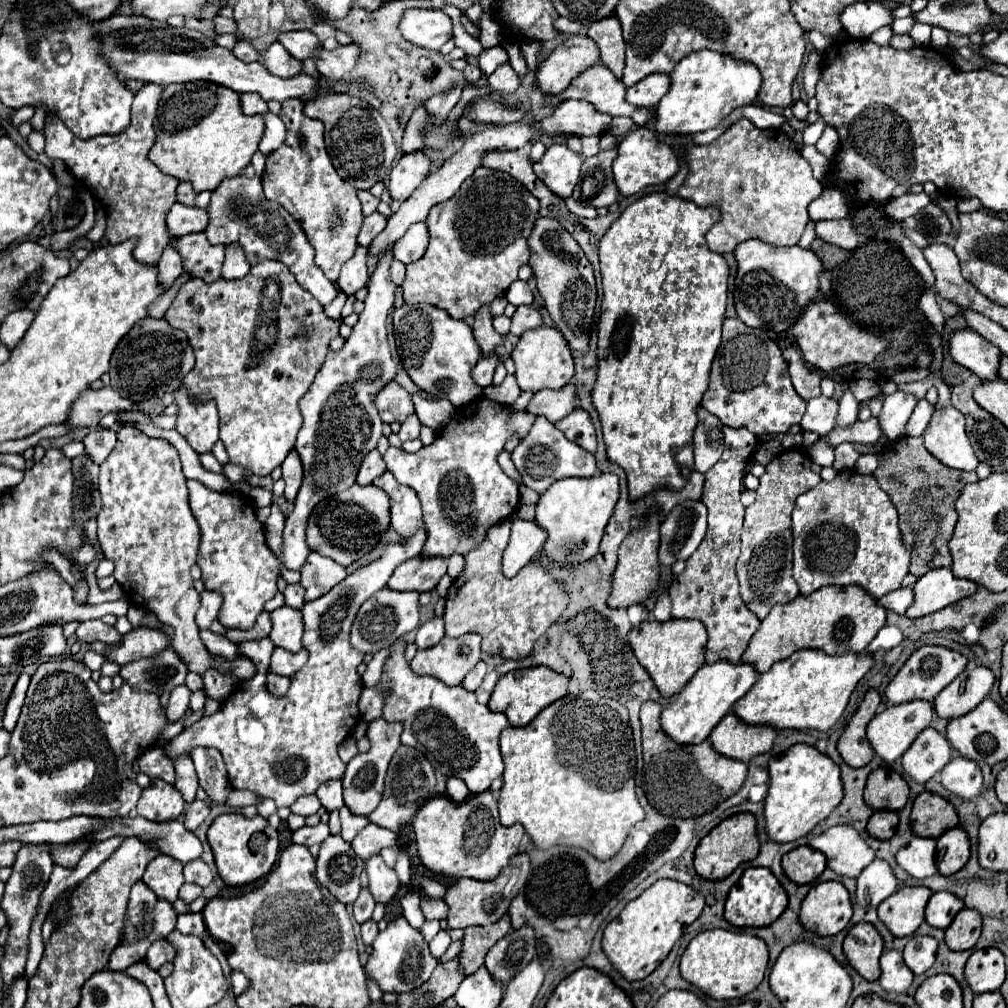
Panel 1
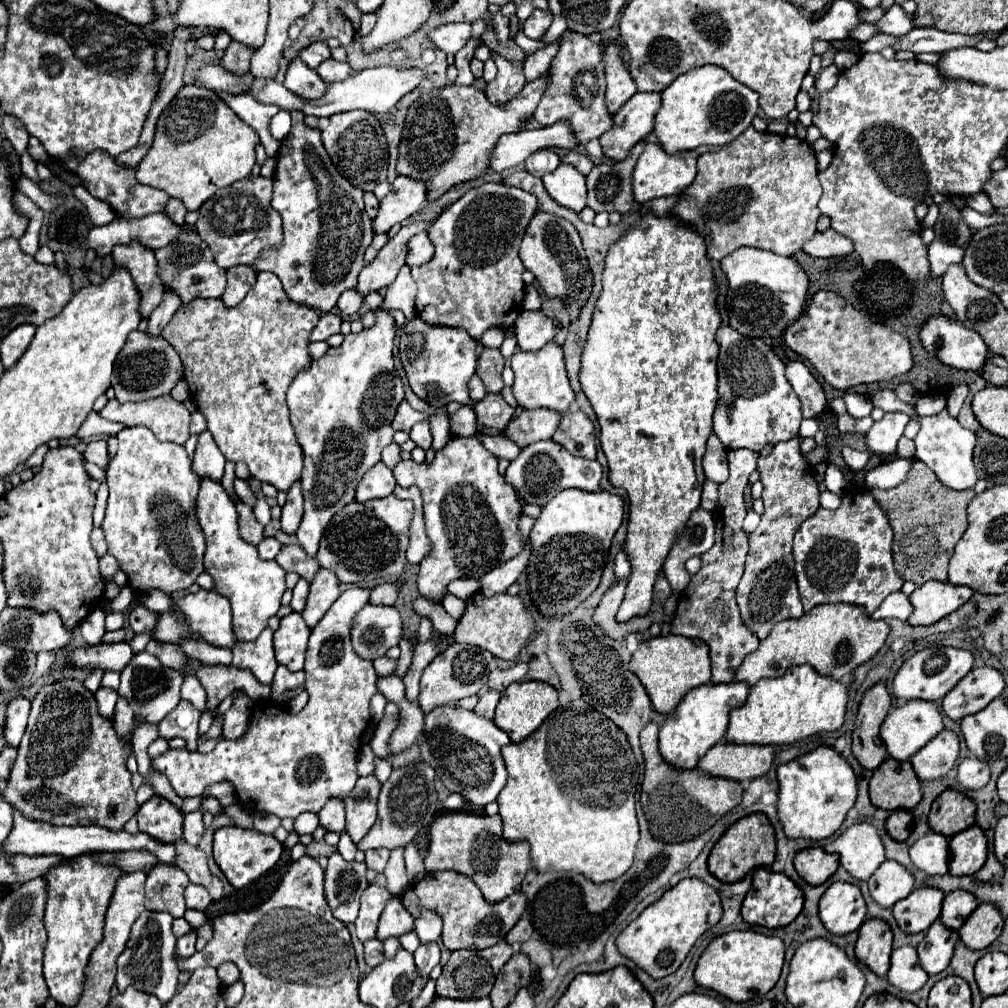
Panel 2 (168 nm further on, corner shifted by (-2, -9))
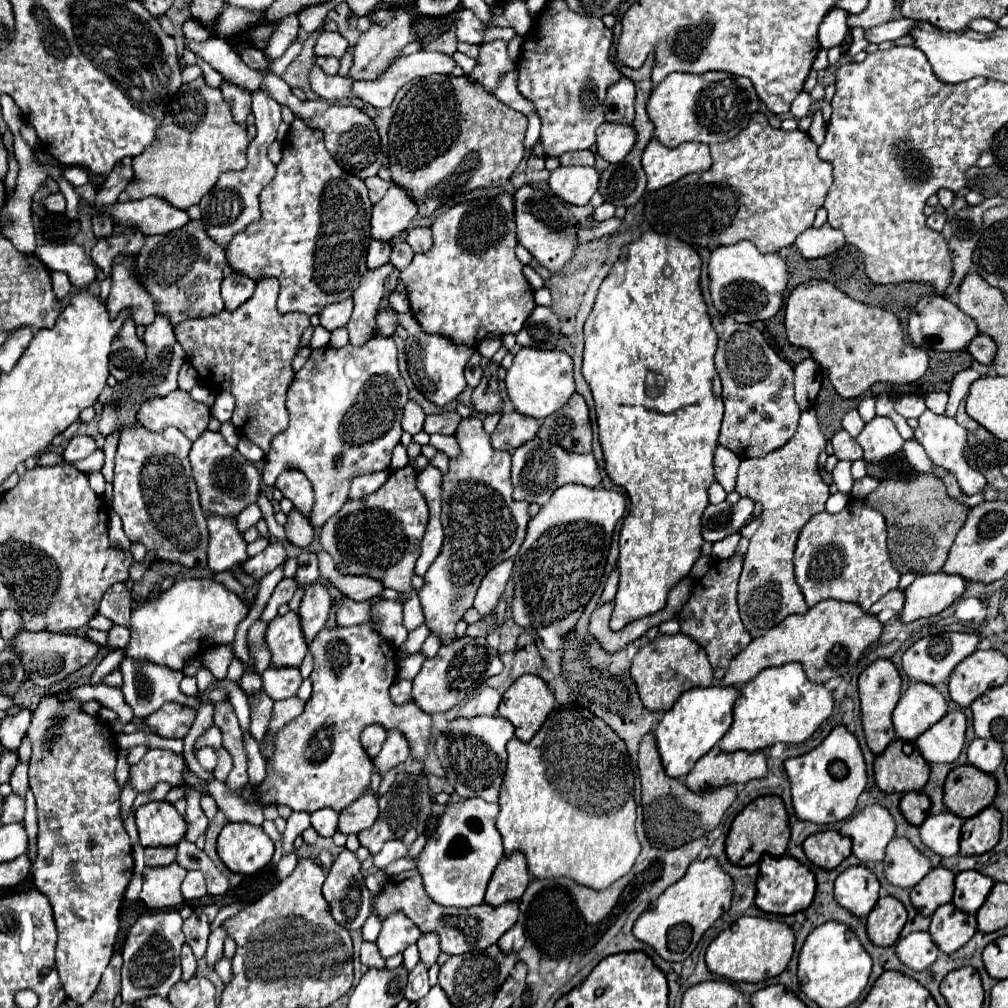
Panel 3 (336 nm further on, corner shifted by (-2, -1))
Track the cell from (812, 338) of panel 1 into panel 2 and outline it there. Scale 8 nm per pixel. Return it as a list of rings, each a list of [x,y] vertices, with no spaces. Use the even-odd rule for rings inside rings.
[[[820,290],[812,296],[802,316],[786,328],[784,340],[796,354],[810,360],[824,380],[838,390],[868,382],[890,382],[914,366],[906,336],[872,320],[842,296],[828,290]]]

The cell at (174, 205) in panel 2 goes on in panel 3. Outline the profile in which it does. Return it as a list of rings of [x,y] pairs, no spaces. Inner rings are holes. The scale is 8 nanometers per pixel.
[[[150,196],[136,202],[116,202],[108,212],[114,218],[114,224],[136,226],[144,234],[166,234],[174,228],[182,228],[188,222],[184,210],[174,208],[170,202],[158,196]]]

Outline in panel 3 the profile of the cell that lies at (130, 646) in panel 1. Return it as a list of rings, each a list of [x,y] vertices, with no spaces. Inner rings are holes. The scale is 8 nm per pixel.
[[[22,632],[18,640],[12,640],[14,648],[18,648],[26,674],[36,686],[52,686],[64,680],[68,674],[76,672],[78,668],[92,662],[92,658],[98,654],[100,646],[88,638],[70,636],[70,634],[50,634],[50,632]]]

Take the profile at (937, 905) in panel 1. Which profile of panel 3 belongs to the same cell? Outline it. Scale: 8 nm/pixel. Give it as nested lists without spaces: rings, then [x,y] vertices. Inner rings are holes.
[[[966,870],[956,874],[954,888],[956,890],[954,890],[952,904],[966,914],[976,914],[976,910],[984,904],[992,888],[992,880],[988,876],[982,876],[980,872]]]

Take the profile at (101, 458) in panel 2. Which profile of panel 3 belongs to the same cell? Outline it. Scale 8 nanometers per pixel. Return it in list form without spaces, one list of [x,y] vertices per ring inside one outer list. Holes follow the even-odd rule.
[[[74,436],[64,449],[63,457],[69,463],[87,458],[96,450],[96,440],[90,436]]]

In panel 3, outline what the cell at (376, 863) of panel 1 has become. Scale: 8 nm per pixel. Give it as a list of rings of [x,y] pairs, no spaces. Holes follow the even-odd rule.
[[[394,912],[392,916],[388,914],[386,920],[382,922],[382,932],[376,944],[382,956],[390,958],[398,952],[404,952],[404,948],[408,944],[414,944],[418,936],[420,936],[420,928],[404,912]]]

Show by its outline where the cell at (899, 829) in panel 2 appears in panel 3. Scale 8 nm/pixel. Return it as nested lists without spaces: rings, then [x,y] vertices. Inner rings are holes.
[[[908,792],[900,800],[900,812],[912,826],[920,826],[926,820],[928,808],[930,808],[930,800],[922,792]]]

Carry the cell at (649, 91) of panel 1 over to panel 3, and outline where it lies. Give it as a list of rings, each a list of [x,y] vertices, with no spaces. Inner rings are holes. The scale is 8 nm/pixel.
[[[604,122],[596,130],[596,144],[598,144],[598,154],[606,162],[620,162],[636,144],[636,132],[630,124],[622,122]]]

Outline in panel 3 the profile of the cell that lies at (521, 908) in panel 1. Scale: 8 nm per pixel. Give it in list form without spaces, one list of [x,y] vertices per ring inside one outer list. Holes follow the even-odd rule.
[[[514,924],[498,940],[498,946],[500,946],[502,952],[518,952],[524,944],[526,944],[526,934],[524,934],[524,928],[520,924]]]

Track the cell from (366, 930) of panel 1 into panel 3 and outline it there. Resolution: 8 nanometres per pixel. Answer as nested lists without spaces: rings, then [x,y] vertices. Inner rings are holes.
[[[362,942],[362,954],[360,954],[362,964],[366,964],[368,968],[382,968],[386,964],[386,960],[380,956],[378,946],[374,942]]]

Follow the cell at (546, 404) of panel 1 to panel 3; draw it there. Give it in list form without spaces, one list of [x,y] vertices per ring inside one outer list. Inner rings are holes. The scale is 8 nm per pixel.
[[[516,410],[506,412],[506,414],[502,414],[502,418],[492,434],[492,446],[498,450],[512,452],[514,448],[532,440],[538,434],[540,426],[542,426],[542,422],[532,416],[524,416]]]

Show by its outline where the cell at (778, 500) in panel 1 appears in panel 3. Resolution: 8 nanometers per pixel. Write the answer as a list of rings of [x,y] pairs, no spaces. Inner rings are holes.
[[[806,410],[800,416],[798,430],[782,448],[762,458],[744,458],[738,468],[736,490],[740,496],[748,496],[762,504],[762,524],[750,538],[750,546],[744,558],[744,568],[738,584],[738,606],[746,630],[752,638],[762,636],[768,628],[780,624],[790,614],[806,614],[802,590],[794,578],[792,554],[800,528],[810,516],[824,510],[830,496],[828,486],[818,474],[818,454],[826,448],[826,438],[818,428],[814,410]]]

